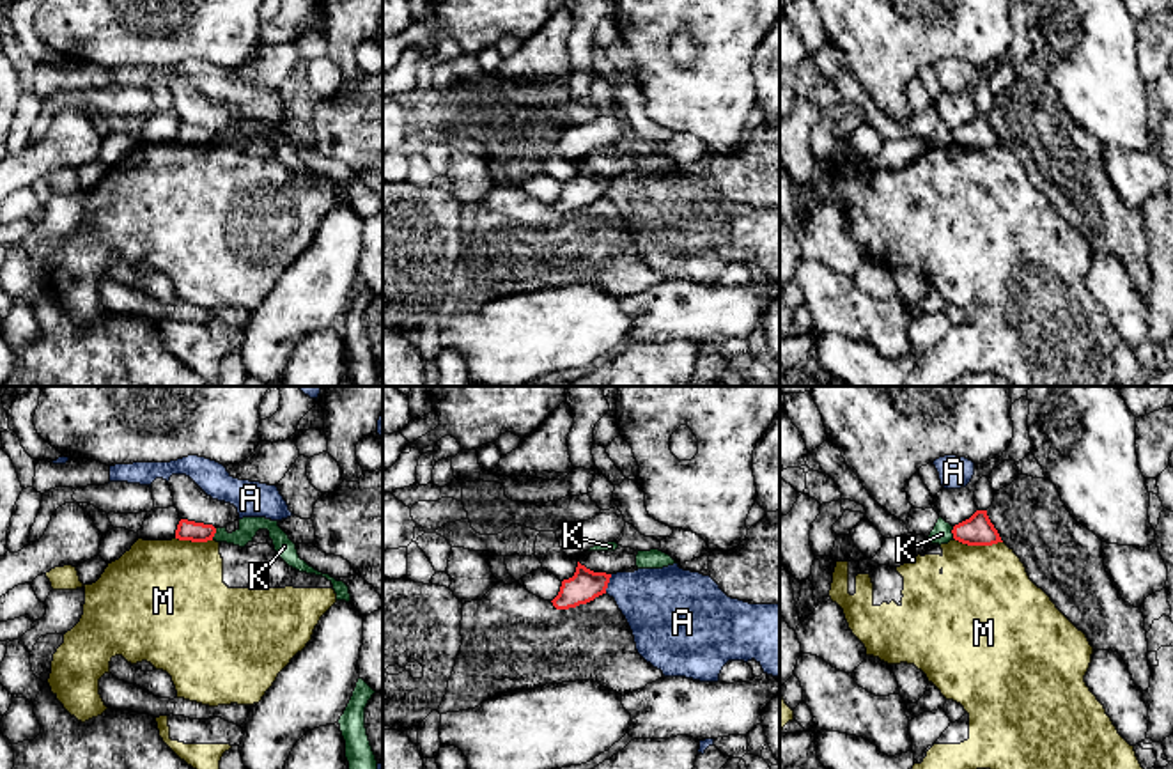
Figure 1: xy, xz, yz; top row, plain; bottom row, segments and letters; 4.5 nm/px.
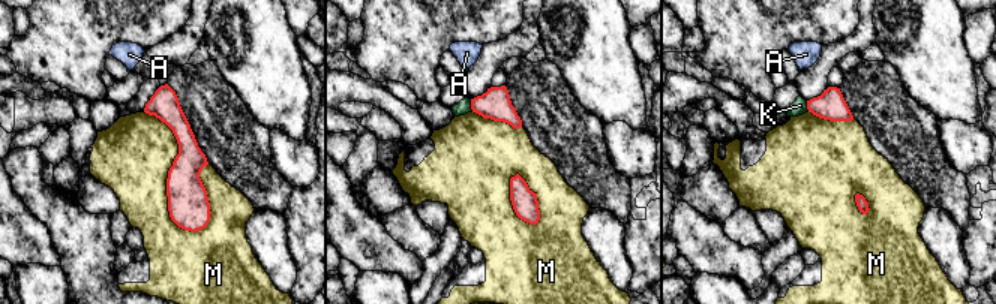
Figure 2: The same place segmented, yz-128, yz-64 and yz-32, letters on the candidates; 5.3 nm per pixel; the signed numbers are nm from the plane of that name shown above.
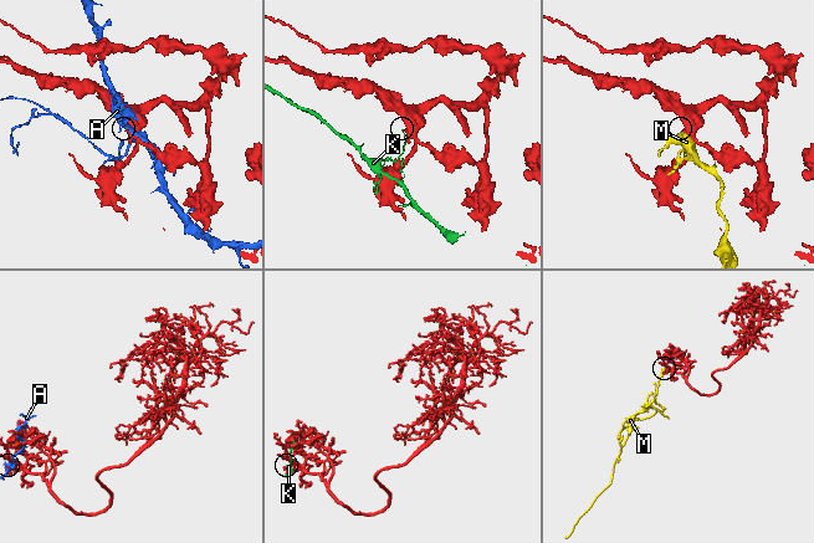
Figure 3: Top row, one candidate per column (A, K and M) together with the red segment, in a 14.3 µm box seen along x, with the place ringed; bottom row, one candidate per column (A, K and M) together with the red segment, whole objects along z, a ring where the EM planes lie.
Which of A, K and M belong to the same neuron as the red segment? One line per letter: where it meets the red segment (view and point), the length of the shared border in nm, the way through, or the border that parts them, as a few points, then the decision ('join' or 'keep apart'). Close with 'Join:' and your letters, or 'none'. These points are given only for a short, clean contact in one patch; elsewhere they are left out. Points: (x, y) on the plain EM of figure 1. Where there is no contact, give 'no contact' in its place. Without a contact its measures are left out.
A: xz (608, 185) | 90 nm | keep apart
K: xy (215, 135) | 60 nm | along xy (217, 132), (211, 142) | keep apart
M: yz (978, 147) | 220 nm | keep apart
Join: none

